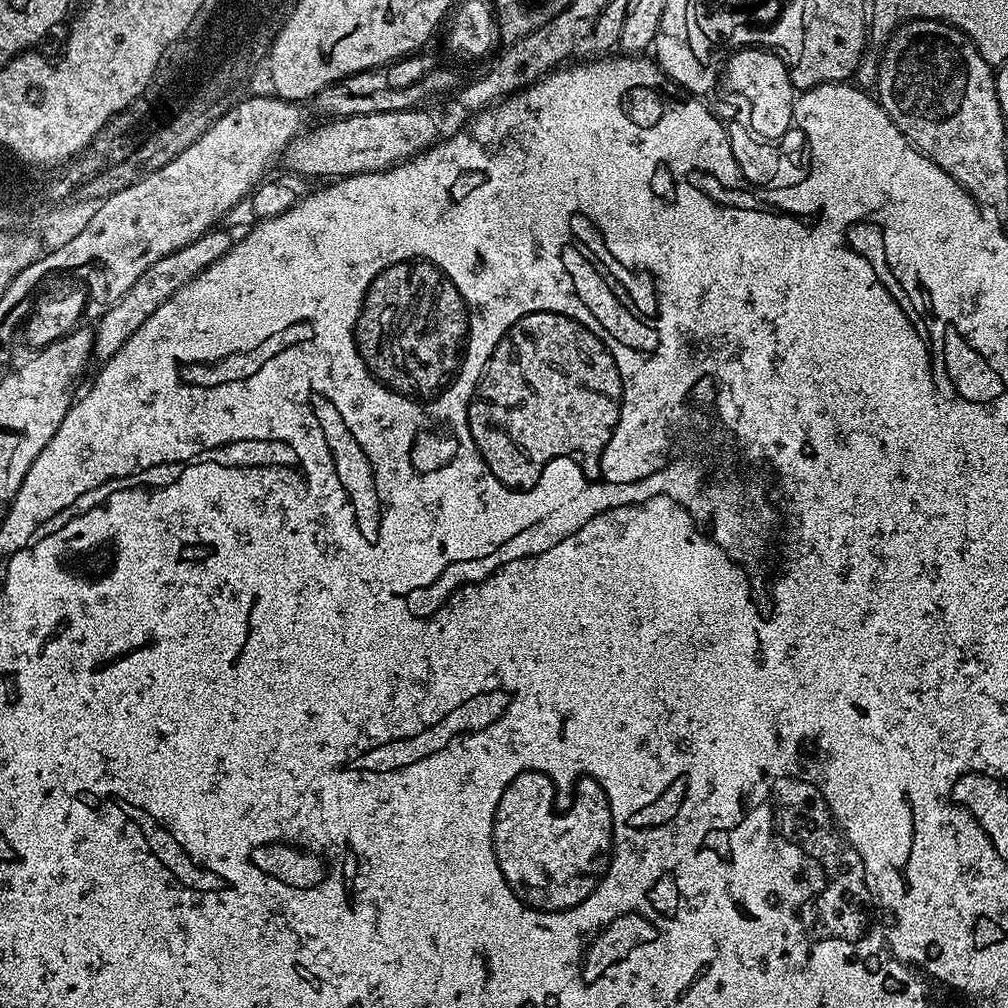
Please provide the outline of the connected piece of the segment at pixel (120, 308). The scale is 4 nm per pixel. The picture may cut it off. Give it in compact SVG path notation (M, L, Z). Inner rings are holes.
M220 231L203 232L194 242L166 254L166 258L158 258L158 262L154 262L154 266L150 266L150 270L146 270L142 274L142 278L138 278L138 282L134 282L134 286L130 286L130 290L126 290L126 294L117 304L110 306L110 310L106 310L106 314L99 316L95 321L92 337L92 355L97 361L103 362L114 358L114 354L118 354L118 350L122 350L122 346L130 338L130 334L134 334L138 330L138 326L142 326L142 322L146 322L146 318L150 318L150 314L154 314L154 310L158 310L158 306L162 306L162 302L166 302L171 296L178 294L178 290L182 290L182 286L189 284L195 276L202 274L218 258L231 250L234 236Z

